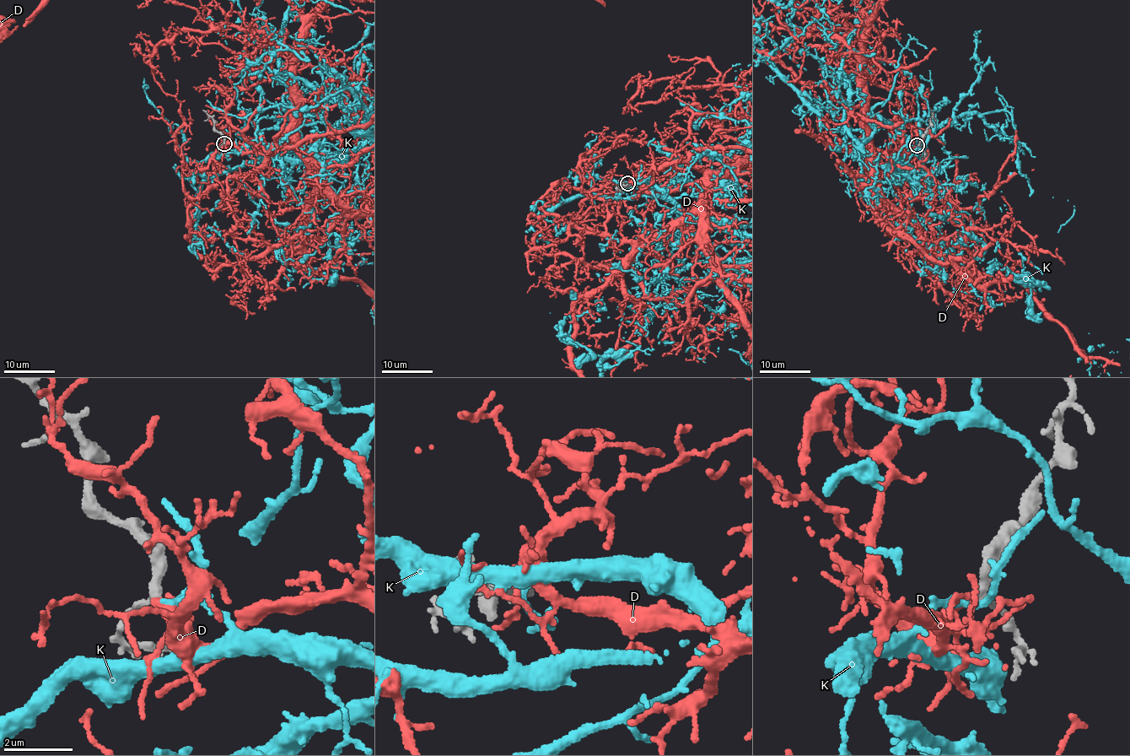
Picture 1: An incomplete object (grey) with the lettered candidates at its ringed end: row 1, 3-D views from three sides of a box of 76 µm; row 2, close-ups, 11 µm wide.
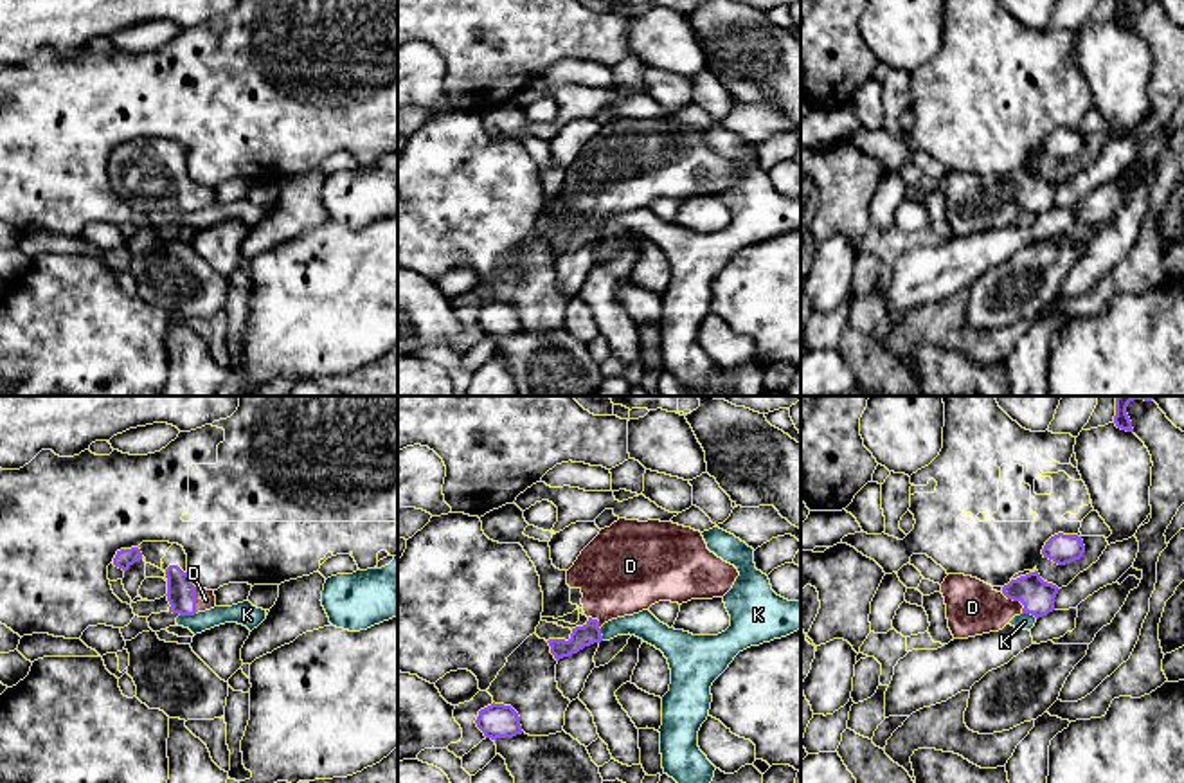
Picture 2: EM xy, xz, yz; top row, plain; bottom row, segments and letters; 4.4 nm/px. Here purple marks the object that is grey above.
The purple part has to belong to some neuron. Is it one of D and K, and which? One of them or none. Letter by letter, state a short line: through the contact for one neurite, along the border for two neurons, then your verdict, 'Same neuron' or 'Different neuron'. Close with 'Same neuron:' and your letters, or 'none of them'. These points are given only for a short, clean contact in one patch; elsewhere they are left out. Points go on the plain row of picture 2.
D: Line: yz (1037, 193), (1015, 197), (1003, 204), (972, 204). Same neuron
K: Line: xy (195, 209), (180, 213). Different neuron
Same neuron: D

